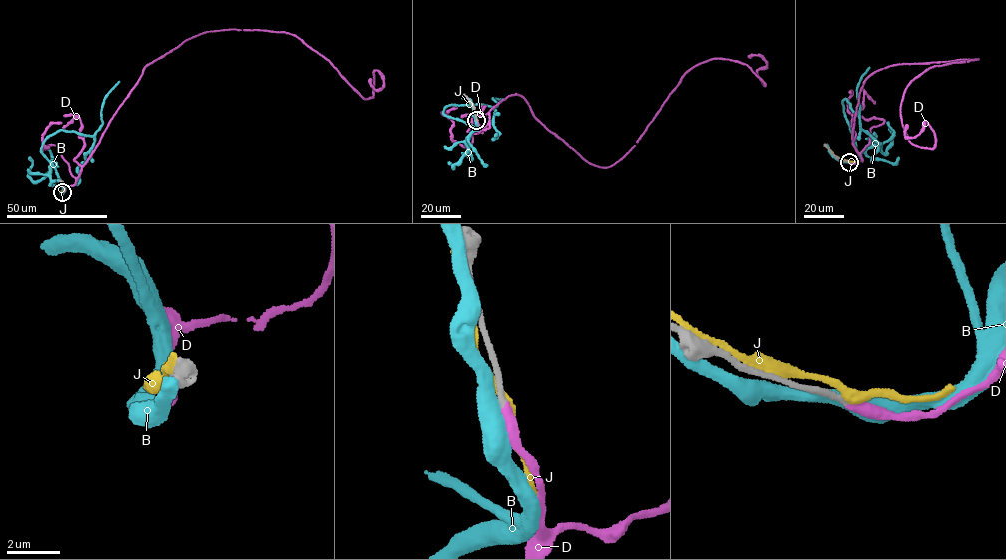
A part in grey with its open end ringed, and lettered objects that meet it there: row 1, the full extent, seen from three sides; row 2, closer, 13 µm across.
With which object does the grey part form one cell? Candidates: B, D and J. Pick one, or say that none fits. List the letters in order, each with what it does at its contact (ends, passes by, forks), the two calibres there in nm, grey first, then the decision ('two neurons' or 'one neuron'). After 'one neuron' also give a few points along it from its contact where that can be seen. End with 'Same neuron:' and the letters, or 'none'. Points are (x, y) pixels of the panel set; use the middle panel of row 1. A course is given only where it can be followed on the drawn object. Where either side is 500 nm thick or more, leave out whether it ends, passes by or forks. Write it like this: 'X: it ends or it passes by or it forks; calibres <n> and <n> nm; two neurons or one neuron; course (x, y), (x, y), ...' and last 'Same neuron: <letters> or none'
B: calibres 300 and 550 nm; two neurons
D: it ends; calibres 300 and 360 nm; one neuron; course (476, 120), (488, 128), (515, 93), (611, 166), (700, 63), (738, 61), (765, 84), (750, 56)
J: it passes by; calibres 320 and 360 nm; two neurons
Same neuron: D

